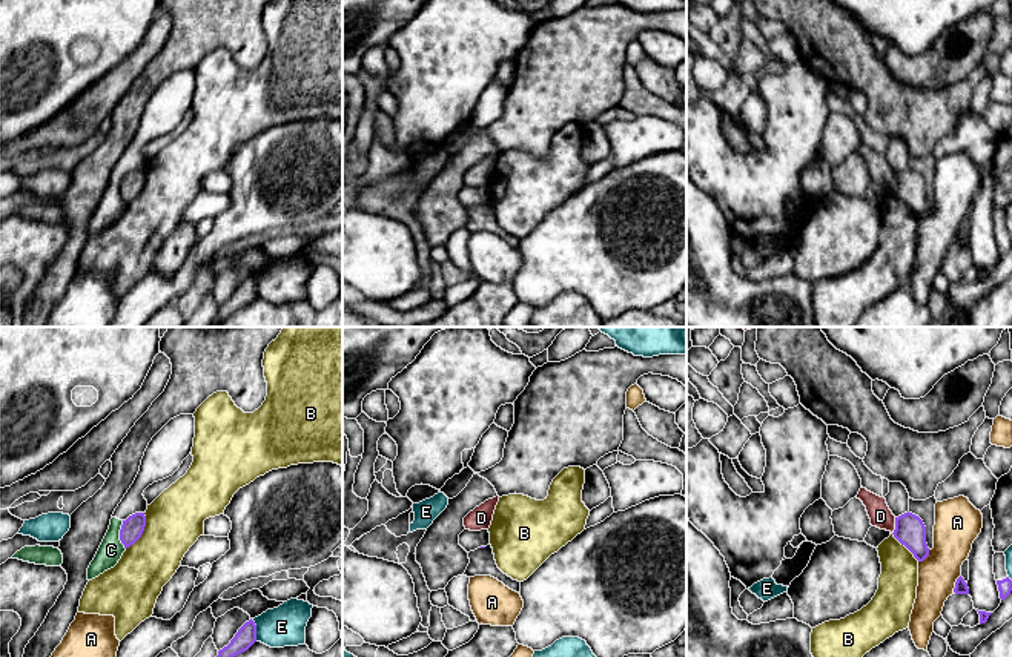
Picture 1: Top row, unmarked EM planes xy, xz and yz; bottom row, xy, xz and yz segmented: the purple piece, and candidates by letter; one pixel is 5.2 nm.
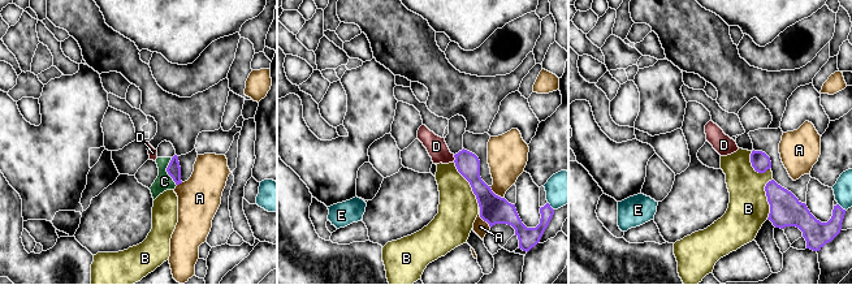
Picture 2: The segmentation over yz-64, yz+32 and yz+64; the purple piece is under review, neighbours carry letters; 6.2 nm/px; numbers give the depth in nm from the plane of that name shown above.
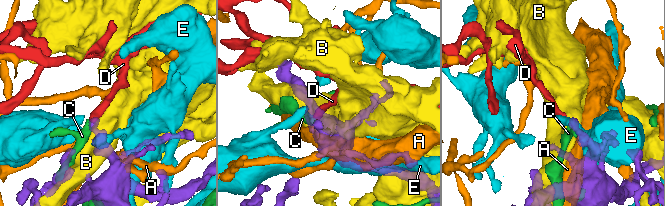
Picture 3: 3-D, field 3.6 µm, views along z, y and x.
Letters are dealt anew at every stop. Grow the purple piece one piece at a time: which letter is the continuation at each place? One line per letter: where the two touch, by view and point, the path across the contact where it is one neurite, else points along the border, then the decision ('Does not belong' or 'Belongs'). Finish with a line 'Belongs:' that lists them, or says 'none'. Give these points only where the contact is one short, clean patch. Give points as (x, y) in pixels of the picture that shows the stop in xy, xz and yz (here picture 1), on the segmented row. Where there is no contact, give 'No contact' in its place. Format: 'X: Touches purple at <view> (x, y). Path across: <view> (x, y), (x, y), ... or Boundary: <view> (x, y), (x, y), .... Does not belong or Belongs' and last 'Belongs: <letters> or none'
A: Touches purple at yz (955, 584). Does not belong
B: Touches purple at xy (143, 530). Does not belong
C: Touches purple at xy (120, 534). Does not belong
D: Touches purple at yz (896, 525). Boundary: yz (896, 518), (892, 533). Does not belong
E: Touches purple at xy (255, 630). Does not belong
Belongs: none

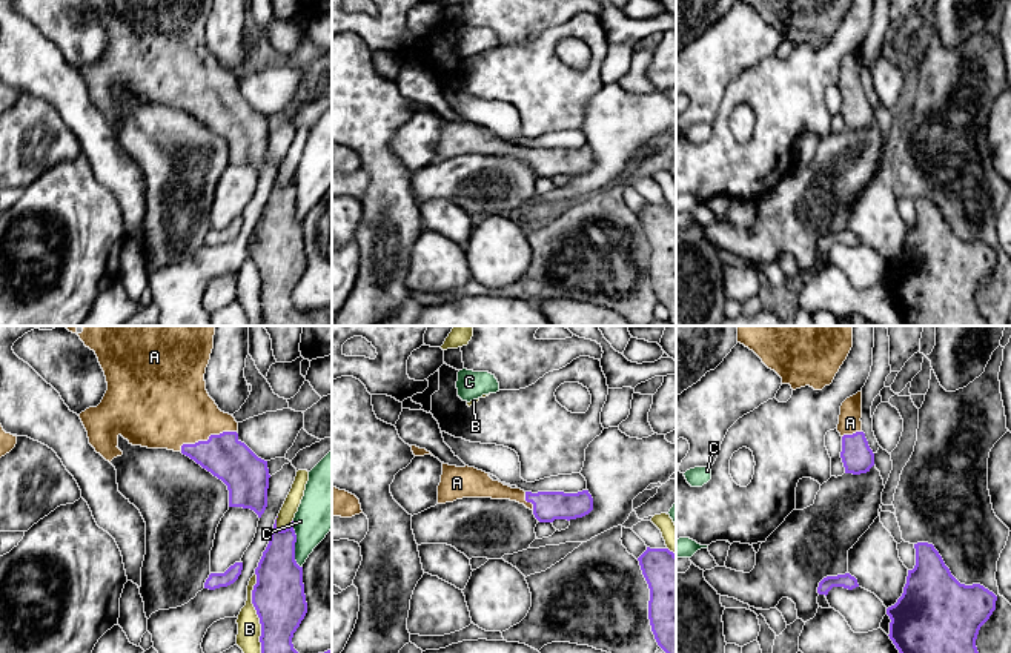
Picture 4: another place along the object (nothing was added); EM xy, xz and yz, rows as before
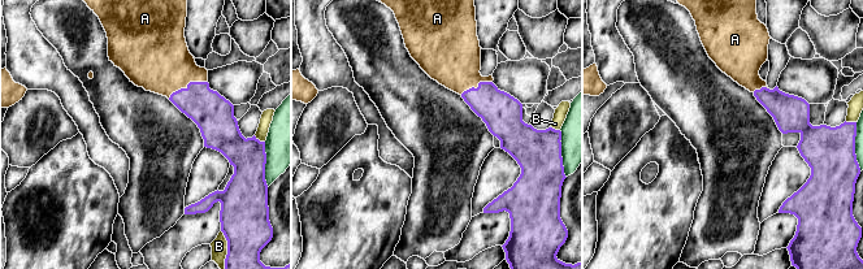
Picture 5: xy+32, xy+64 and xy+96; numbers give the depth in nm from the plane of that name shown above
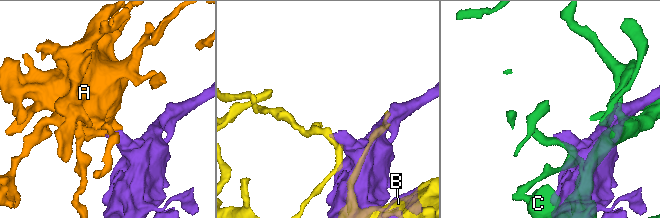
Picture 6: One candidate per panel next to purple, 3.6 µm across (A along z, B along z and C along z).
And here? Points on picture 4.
A: Touches purple at xy (208, 440). Path across: xy (229, 460), (208, 440), (172, 407). Belongs
B: Touches purple at xy (257, 613). Does not belong
C: Touches purple at xy (294, 544). Does not belong
Belongs: A

